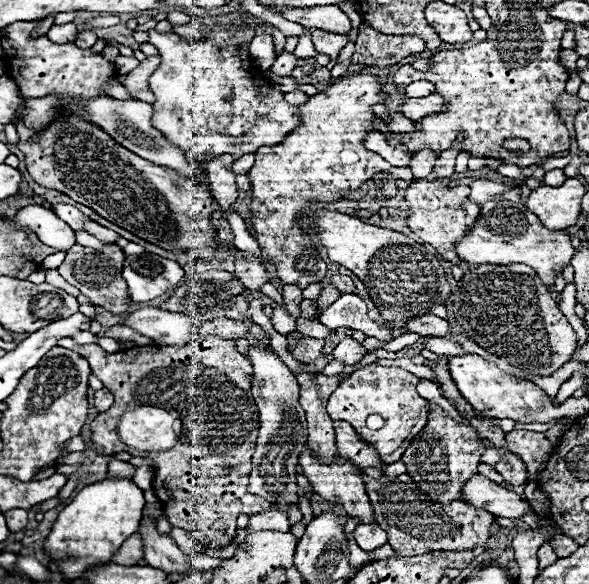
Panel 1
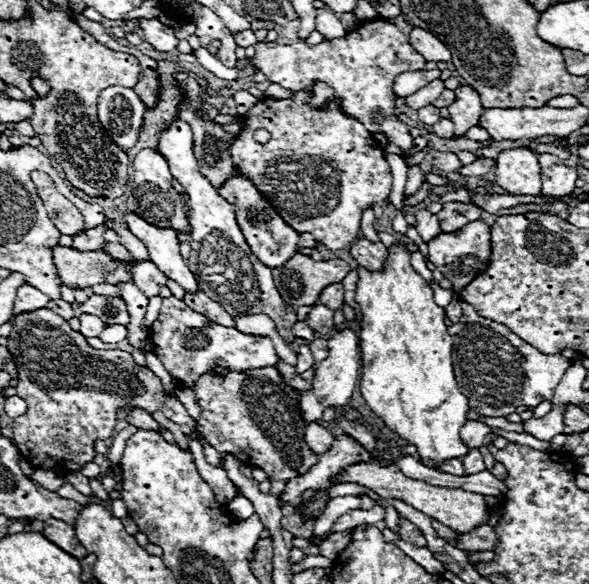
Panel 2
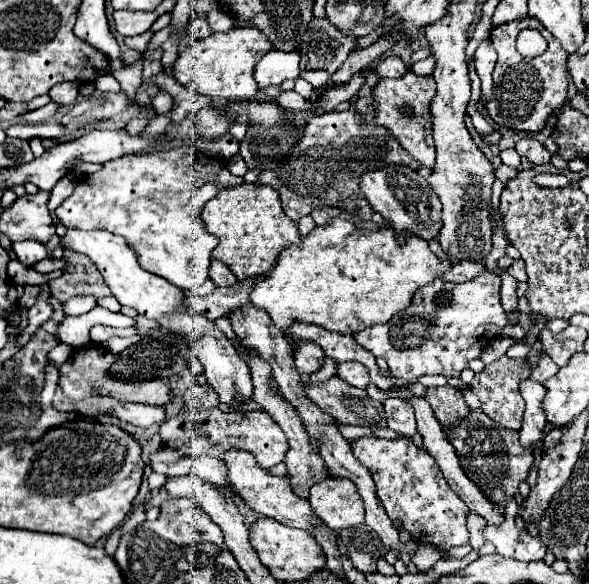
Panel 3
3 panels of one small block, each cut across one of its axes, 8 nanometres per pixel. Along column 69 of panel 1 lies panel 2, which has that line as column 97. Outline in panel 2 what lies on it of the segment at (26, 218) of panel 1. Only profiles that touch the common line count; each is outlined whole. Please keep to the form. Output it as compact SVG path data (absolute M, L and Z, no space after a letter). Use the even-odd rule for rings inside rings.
M100 224L96 228L88 228L88 230L80 230L78 234L72 236L72 248L74 250L100 250L106 240L104 240L104 232L108 230L108 224Z

